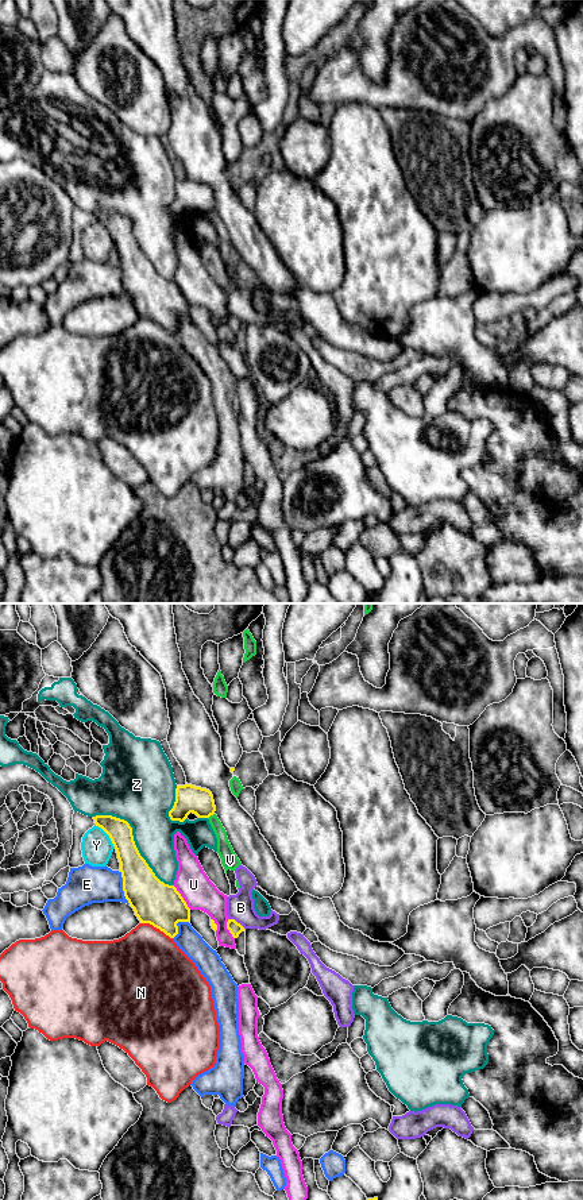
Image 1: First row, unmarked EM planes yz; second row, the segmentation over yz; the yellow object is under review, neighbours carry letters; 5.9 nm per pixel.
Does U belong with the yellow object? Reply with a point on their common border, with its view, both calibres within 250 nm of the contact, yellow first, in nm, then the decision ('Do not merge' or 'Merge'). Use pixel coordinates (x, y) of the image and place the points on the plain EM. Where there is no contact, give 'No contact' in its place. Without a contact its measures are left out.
Touches yellow at yz (181, 292). Thickness 260 nm (yellow) against 200 nm. Merge

